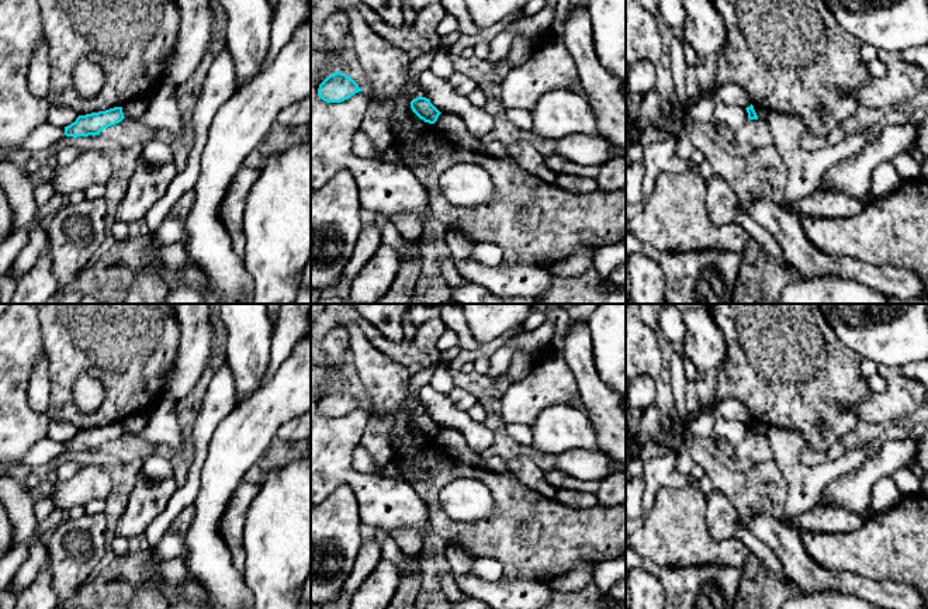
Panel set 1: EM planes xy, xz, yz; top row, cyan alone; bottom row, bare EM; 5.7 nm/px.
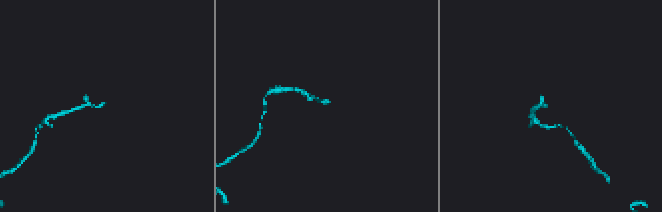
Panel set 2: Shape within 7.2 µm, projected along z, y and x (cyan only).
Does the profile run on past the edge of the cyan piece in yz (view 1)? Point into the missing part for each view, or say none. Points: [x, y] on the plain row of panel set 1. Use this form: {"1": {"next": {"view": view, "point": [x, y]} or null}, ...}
{"1": {"next": null}}

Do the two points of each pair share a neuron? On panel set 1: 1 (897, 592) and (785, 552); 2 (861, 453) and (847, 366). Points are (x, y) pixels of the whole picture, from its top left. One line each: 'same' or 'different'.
1: same
2: different

